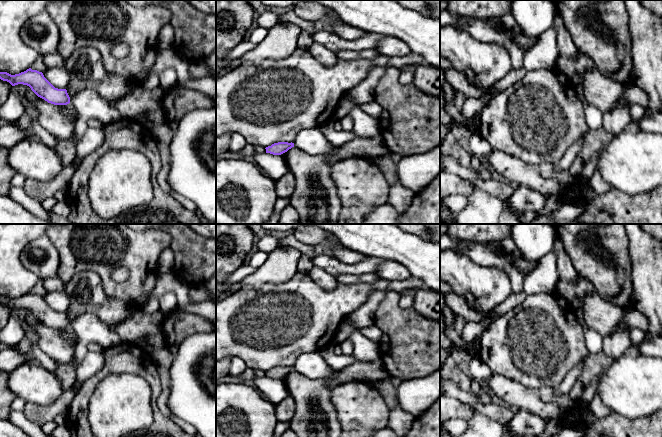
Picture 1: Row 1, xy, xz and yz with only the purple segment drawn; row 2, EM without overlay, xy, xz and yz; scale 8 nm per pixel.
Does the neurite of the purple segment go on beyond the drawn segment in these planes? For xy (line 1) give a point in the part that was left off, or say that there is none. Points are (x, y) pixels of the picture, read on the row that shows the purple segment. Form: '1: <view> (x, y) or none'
1: none

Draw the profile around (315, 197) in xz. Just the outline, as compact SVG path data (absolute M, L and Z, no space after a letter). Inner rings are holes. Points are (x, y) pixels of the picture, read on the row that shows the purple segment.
M337 146L323 154L309 154L292 147L285 155L288 169L293 173L295 189L290 197L302 224L337 224L341 201L333 181L329 158Z

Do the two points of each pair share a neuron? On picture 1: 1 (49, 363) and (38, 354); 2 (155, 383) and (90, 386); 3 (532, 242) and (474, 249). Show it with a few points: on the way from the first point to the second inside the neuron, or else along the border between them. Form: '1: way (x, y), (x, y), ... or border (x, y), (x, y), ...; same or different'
1: way (46, 362), (41, 357); same
2: way (139, 367), (110, 366), (105, 371); same
3: border (509, 236), (522, 257); different

